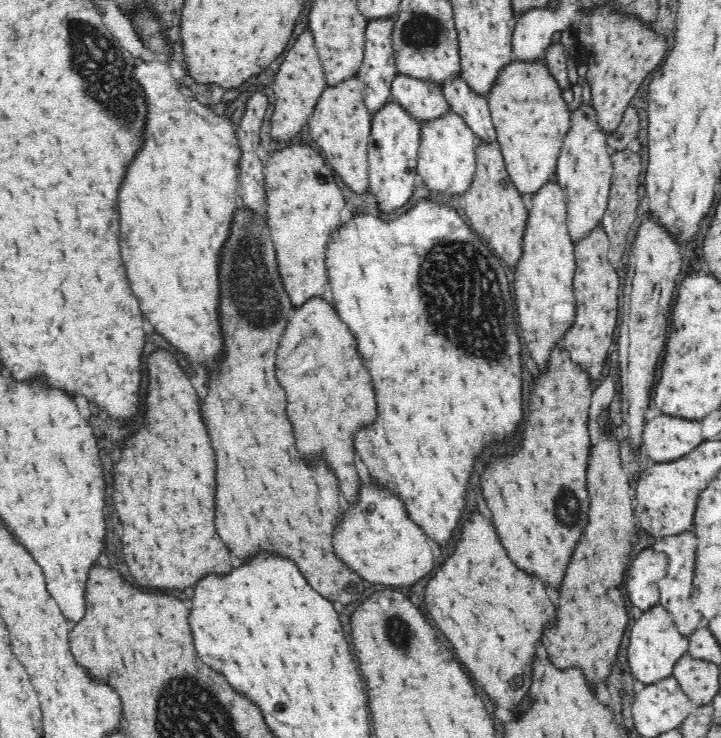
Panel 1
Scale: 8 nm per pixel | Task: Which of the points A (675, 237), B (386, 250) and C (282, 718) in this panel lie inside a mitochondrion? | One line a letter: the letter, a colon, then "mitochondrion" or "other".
A: other
B: other
C: other

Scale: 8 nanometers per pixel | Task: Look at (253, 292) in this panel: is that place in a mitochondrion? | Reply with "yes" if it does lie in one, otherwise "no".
yes

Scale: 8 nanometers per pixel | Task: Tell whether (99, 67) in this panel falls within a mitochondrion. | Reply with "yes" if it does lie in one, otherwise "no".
yes

